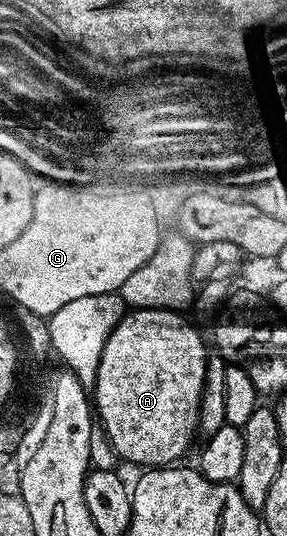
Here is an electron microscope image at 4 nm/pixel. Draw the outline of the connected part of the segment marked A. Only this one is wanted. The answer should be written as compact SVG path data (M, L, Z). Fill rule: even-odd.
M138 308L125 314L117 322L117 326L109 338L106 339L101 361L98 362L96 385L94 387L94 412L103 427L105 435L108 437L109 443L112 444L114 452L121 461L129 460L132 464L144 464L140 466L175 465L179 461L176 459L191 446L192 435L197 435L200 422L200 399L204 393L204 375L206 374L210 352L209 349L204 349L204 340L196 333L195 326L187 324L180 315L179 311L170 308Z

